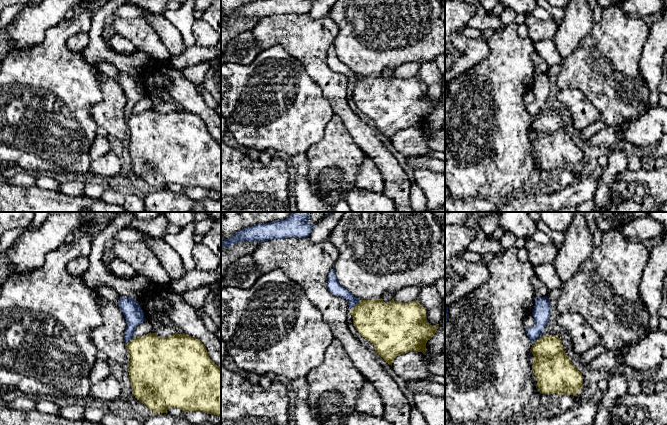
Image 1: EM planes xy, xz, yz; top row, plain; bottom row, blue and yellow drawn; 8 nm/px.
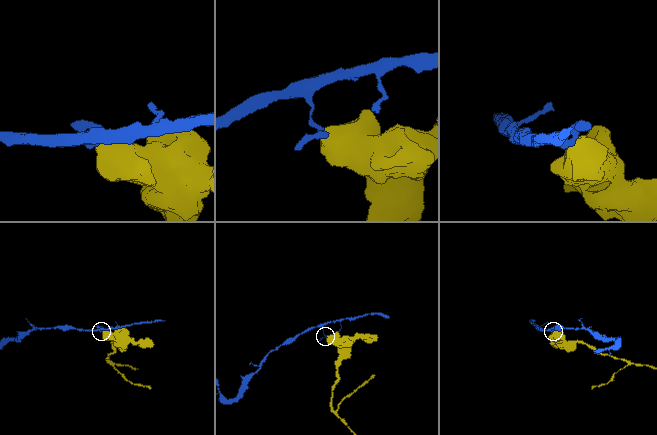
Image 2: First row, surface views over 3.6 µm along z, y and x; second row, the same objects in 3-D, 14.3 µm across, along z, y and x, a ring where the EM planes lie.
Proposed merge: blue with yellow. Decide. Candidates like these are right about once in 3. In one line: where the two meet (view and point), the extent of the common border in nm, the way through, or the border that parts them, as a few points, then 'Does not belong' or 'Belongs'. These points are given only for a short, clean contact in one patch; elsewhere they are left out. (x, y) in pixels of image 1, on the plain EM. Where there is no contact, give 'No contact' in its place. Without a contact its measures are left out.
Touches blue at xz (355, 80). Shared border 120 nm. Boundary: xz (360, 76), (350, 86). Does not belong

